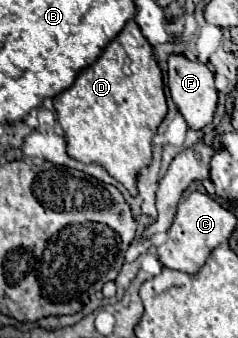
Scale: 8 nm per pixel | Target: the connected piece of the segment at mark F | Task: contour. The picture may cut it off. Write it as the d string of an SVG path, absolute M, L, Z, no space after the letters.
M170 55L170 59L168 59L168 87L170 87L172 101L176 103L178 111L184 115L190 129L200 131L214 119L218 93L214 89L214 75L206 65L202 65L198 61L188 61L184 55Z

